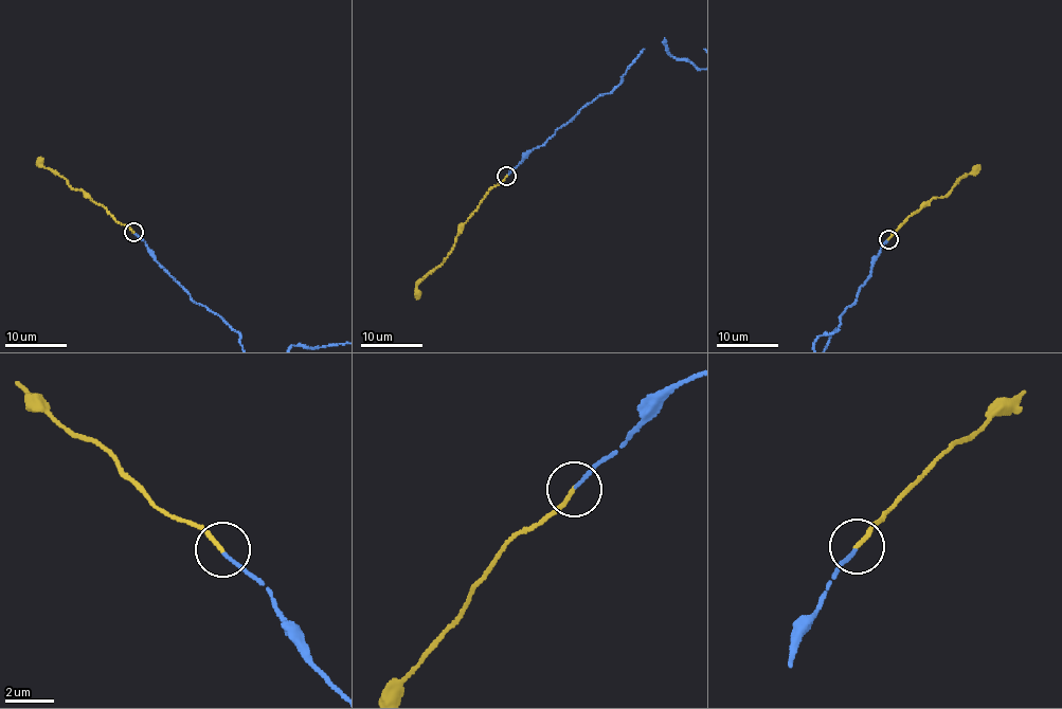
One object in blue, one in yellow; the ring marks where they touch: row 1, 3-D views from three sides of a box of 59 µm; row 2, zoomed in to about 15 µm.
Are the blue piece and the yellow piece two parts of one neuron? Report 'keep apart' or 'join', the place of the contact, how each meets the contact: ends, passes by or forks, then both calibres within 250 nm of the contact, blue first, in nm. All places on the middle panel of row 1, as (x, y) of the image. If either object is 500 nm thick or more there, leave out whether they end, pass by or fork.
join | (506, 176) | blue ends | yellow ends | 130/160 nm

